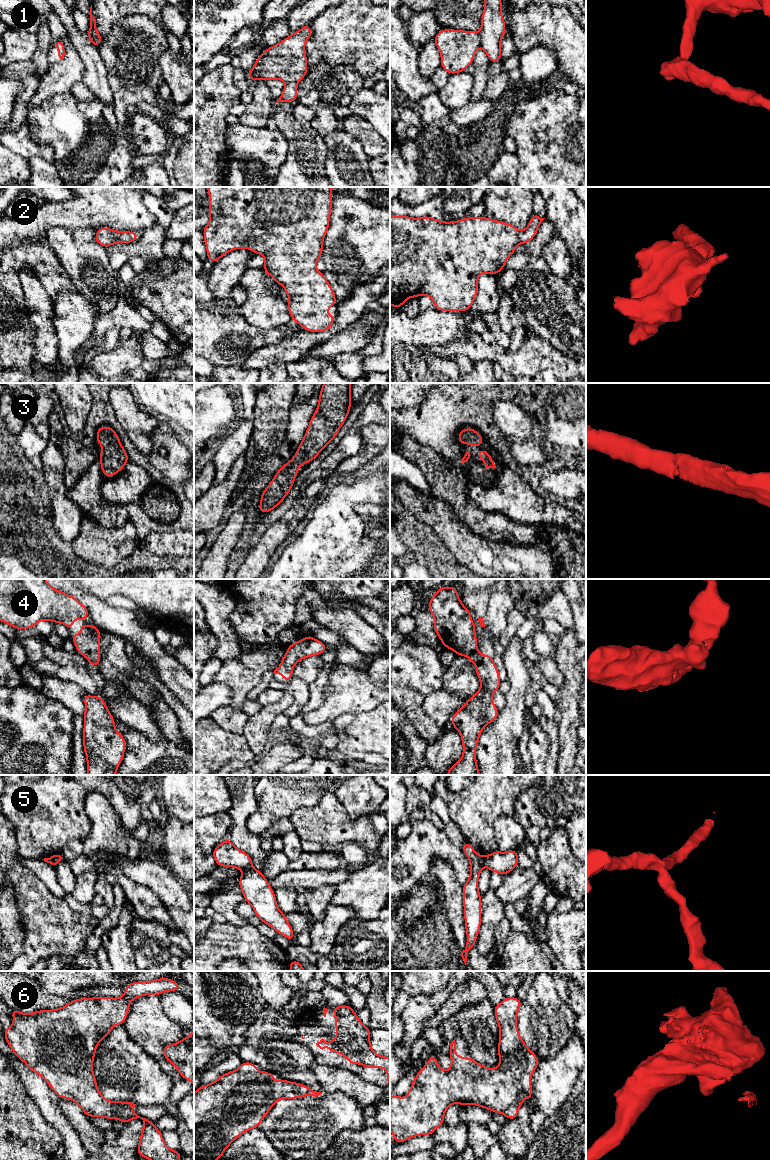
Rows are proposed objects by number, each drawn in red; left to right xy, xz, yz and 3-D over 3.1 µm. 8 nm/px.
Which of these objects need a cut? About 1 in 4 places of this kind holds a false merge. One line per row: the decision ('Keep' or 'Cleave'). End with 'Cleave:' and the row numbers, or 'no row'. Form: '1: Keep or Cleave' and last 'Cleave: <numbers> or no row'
1: Keep
2: Keep
3: Keep
4: Keep
5: Cleave
6: Keep
Cleave: 5

